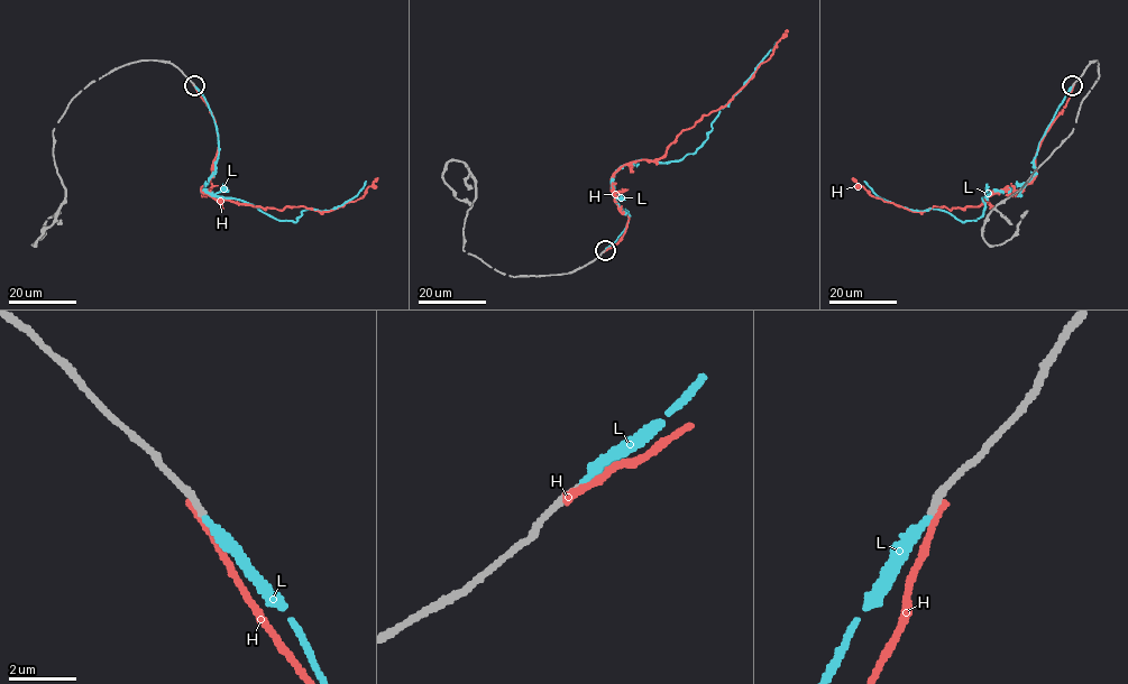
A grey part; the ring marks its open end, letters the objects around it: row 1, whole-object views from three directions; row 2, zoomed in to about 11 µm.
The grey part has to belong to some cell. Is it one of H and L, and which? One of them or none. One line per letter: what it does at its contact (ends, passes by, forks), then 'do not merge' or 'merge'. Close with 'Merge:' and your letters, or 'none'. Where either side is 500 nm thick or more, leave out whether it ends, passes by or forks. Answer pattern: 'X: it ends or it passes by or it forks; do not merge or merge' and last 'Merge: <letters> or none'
H: it ends; do not merge
L: it ends; merge
Merge: L

